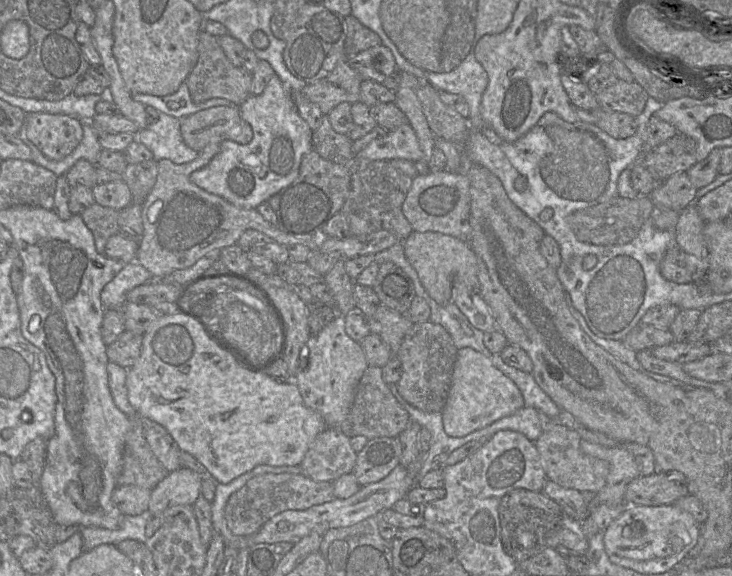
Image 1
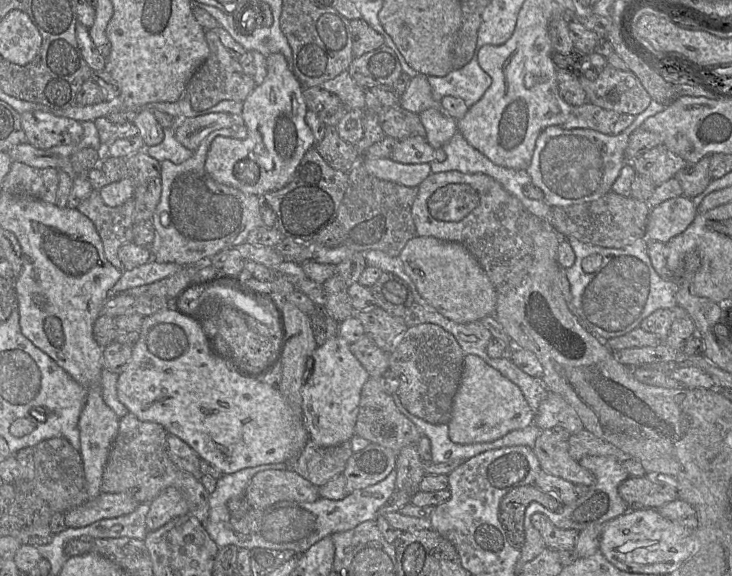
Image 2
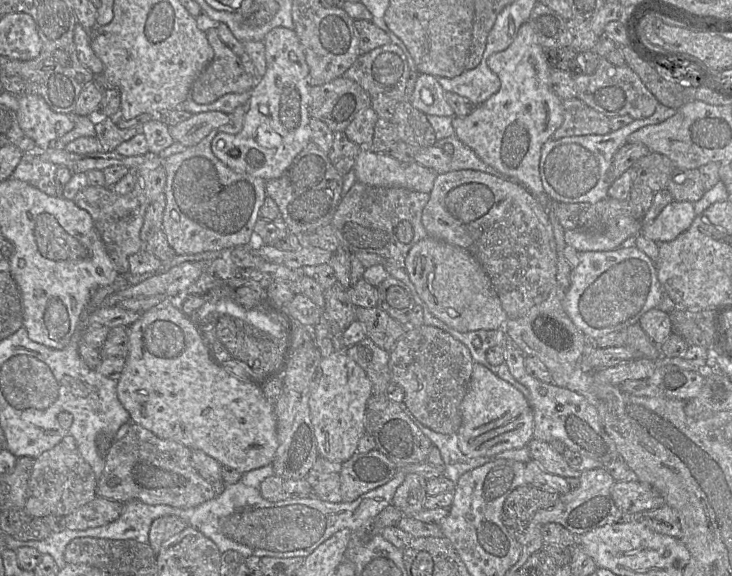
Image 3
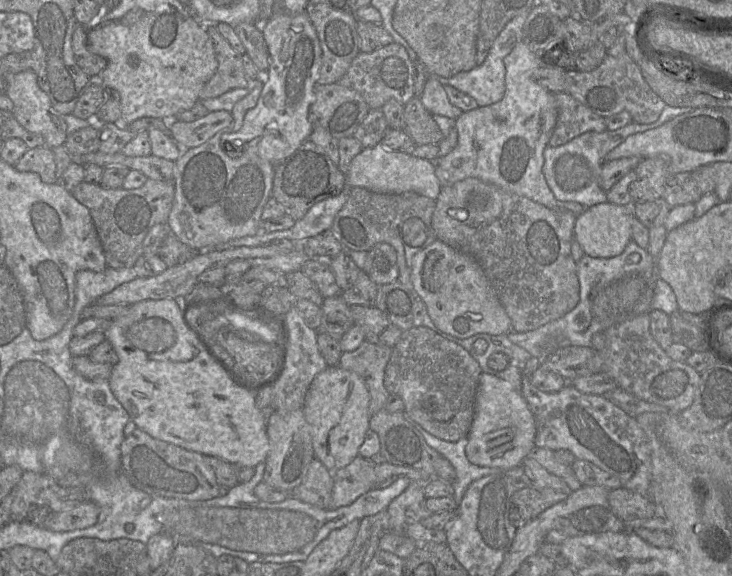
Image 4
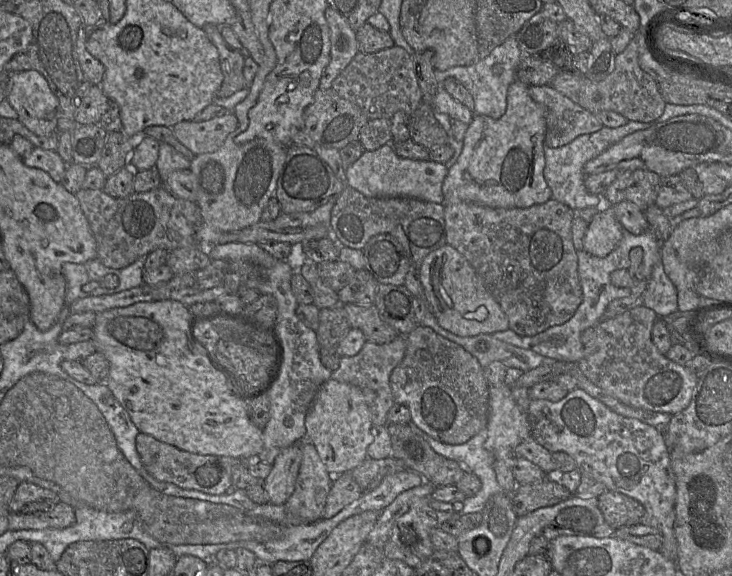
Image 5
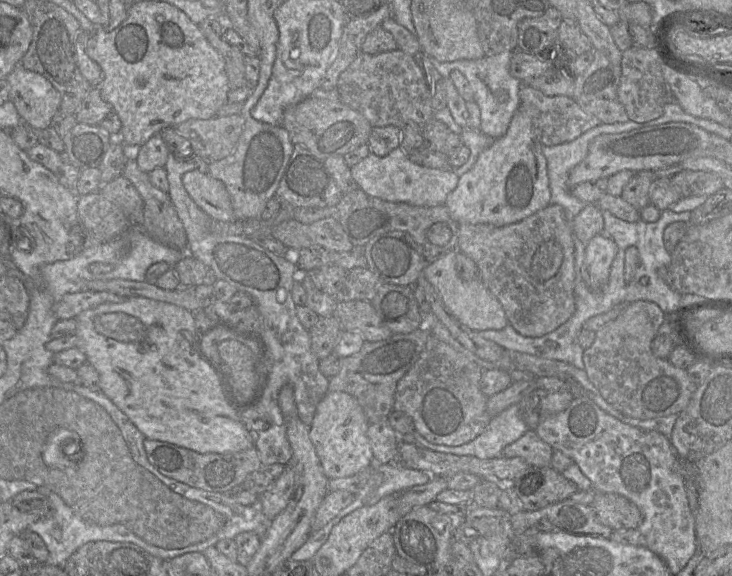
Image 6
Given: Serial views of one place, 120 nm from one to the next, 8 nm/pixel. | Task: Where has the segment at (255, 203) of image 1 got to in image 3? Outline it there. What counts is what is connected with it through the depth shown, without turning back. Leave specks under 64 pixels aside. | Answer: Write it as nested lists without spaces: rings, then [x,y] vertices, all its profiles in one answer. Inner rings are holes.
[[[276,27],[263,40],[266,58],[266,73],[255,81],[250,92],[249,107],[244,117],[242,130],[237,134],[219,133],[212,141],[213,154],[227,167],[238,173],[259,177],[265,181],[279,178],[293,159],[311,141],[309,67],[303,46],[293,29]]]

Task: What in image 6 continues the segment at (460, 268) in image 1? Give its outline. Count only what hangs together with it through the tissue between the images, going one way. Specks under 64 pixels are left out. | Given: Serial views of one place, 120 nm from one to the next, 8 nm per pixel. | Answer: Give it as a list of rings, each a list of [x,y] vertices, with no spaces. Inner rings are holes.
[[[451,250],[431,262],[423,270],[423,277],[434,287],[446,310],[463,326],[475,332],[503,329],[508,320],[501,303],[481,280],[466,281],[459,277],[456,271],[457,252]]]

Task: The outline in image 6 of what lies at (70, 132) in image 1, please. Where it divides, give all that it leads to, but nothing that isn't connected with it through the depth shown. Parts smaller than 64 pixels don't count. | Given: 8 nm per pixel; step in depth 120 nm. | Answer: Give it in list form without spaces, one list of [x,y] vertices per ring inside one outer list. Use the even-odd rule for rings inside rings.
[[[16,66],[6,78],[10,84],[9,100],[15,105],[22,122],[34,130],[44,130],[52,126],[52,118],[61,104],[61,95],[43,75]]]

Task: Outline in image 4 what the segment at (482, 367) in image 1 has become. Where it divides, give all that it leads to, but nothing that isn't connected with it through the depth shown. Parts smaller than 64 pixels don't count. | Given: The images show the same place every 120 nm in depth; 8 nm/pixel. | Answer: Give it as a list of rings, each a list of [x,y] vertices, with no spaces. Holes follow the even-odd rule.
[[[482,372],[475,399],[475,414],[465,448],[474,465],[508,470],[519,467],[535,446],[536,424],[527,402],[510,382]]]

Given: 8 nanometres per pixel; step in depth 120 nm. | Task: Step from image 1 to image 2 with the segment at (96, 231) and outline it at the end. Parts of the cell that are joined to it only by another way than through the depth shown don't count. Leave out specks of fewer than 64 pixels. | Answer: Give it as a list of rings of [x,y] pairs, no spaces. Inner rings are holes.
[[[92,190],[76,208],[94,224],[103,244],[106,259],[118,270],[125,271],[118,249],[133,242],[135,200],[133,197],[117,207],[107,206],[99,190]]]

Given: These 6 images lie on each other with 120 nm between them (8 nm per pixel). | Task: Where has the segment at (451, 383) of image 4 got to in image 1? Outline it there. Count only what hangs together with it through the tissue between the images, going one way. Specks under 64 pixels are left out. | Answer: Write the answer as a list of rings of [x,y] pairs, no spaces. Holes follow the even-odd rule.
[[[429,320],[413,324],[395,354],[402,364],[402,375],[396,384],[402,398],[423,412],[442,413],[451,387],[457,352],[450,334],[441,325]]]

